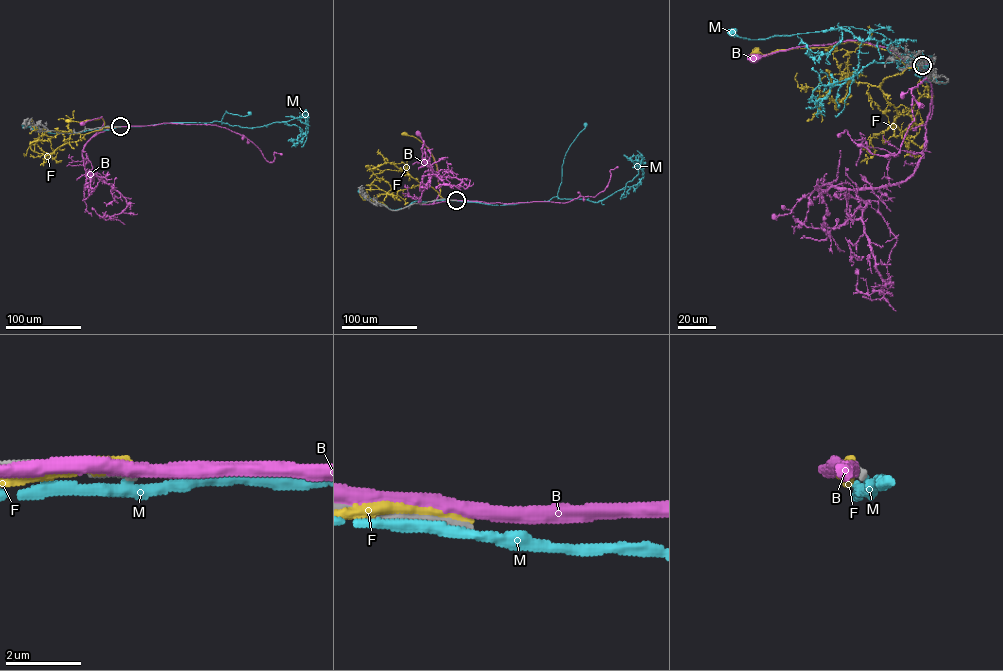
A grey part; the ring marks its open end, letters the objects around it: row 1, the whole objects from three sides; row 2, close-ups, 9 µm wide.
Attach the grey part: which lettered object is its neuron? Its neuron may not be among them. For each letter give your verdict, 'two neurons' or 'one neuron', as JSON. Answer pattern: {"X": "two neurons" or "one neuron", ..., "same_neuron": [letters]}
{"B": "two neurons", "F": "two neurons", "M": "two neurons", "same_neuron": []}

